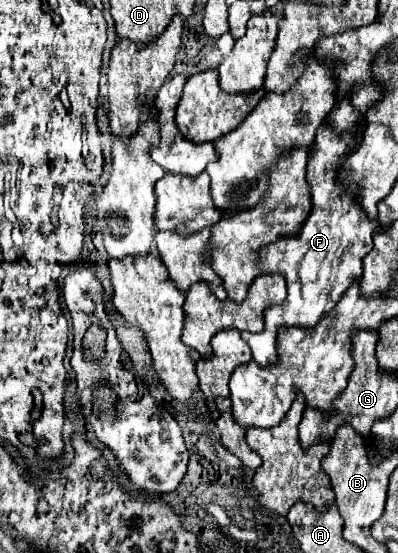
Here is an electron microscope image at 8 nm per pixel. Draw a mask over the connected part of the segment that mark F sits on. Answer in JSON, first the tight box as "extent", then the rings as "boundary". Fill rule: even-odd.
{"extent":[241,99,379,367],"boundary":[[[345,99],[341,101],[327,125],[317,129],[317,151],[313,153],[311,161],[307,163],[307,183],[311,185],[311,213],[307,215],[301,231],[297,235],[283,235],[275,243],[269,243],[259,249],[257,255],[257,269],[261,273],[279,273],[287,281],[287,299],[279,305],[269,305],[265,309],[265,329],[261,333],[241,333],[243,341],[251,347],[253,359],[259,367],[275,365],[277,355],[277,333],[279,327],[303,327],[313,329],[341,299],[341,295],[359,281],[361,275],[361,259],[373,247],[373,231],[379,229],[379,221],[367,219],[363,209],[347,195],[339,191],[335,183],[335,175],[341,169],[341,157],[347,151],[345,141],[339,139],[343,131],[355,131],[359,121],[359,113],[351,109],[351,103]]]}

